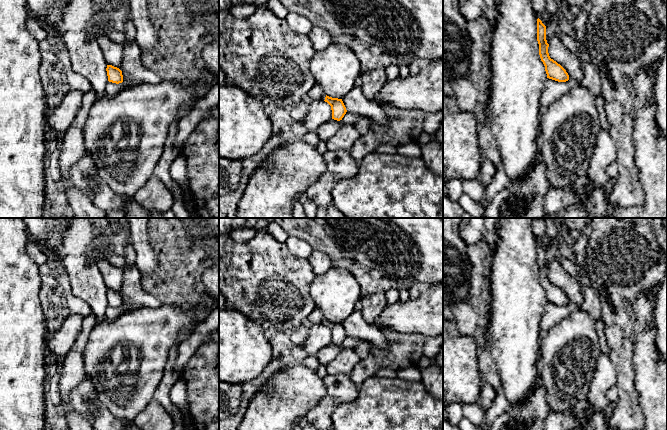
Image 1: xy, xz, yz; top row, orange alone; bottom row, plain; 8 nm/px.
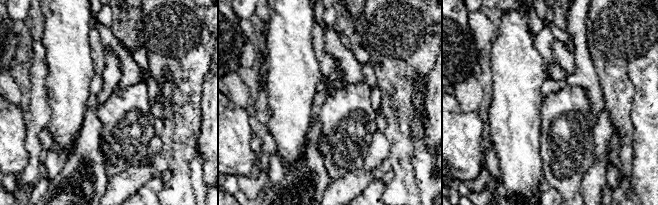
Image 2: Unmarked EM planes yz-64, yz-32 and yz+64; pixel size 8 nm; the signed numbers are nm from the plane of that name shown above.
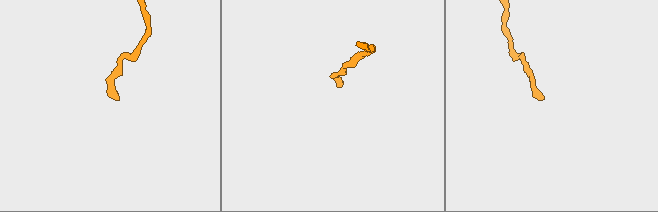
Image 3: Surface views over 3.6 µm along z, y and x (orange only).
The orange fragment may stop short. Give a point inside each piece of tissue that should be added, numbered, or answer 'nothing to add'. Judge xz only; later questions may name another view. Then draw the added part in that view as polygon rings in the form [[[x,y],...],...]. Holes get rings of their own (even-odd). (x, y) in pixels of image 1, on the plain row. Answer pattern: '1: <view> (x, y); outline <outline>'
nothing to add

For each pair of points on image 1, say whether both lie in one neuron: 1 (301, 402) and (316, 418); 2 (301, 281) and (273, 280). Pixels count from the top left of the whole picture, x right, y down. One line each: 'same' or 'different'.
1: different
2: same

